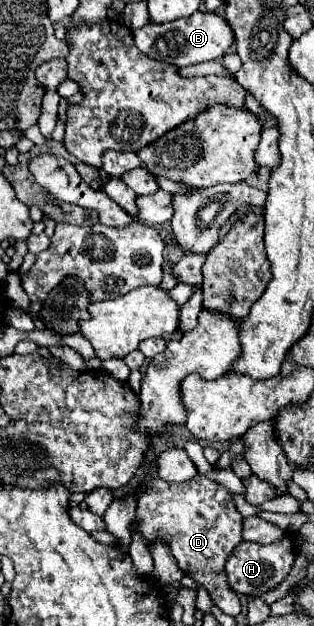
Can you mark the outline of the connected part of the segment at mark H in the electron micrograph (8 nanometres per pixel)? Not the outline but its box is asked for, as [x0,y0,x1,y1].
[225,531,295,597]

